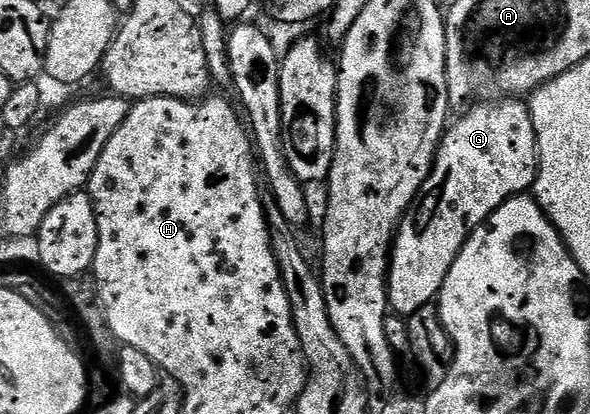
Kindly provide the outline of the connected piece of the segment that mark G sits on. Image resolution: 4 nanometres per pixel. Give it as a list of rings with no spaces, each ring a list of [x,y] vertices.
[[[516,97],[480,101],[469,106],[464,113],[456,124],[453,122],[445,130],[440,148],[436,150],[432,172],[420,186],[415,203],[396,227],[396,238],[392,240],[392,253],[388,260],[388,305],[401,317],[413,315],[418,309],[429,306],[439,296],[458,253],[474,229],[481,227],[490,213],[494,213],[494,209],[502,206],[507,199],[525,194],[536,182],[536,134],[527,102]]]

